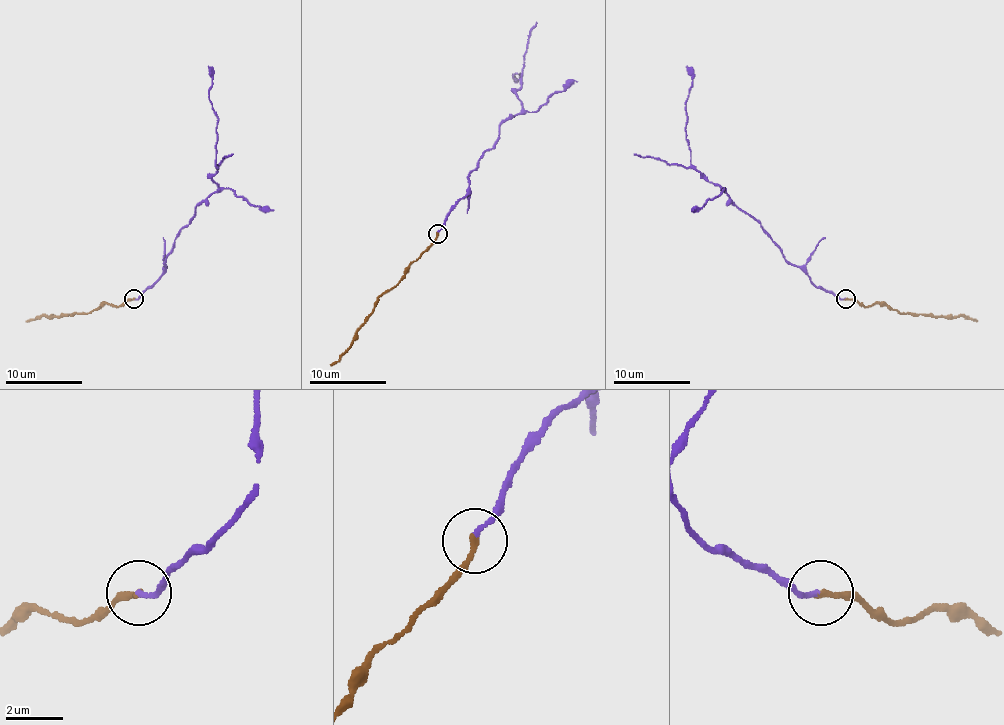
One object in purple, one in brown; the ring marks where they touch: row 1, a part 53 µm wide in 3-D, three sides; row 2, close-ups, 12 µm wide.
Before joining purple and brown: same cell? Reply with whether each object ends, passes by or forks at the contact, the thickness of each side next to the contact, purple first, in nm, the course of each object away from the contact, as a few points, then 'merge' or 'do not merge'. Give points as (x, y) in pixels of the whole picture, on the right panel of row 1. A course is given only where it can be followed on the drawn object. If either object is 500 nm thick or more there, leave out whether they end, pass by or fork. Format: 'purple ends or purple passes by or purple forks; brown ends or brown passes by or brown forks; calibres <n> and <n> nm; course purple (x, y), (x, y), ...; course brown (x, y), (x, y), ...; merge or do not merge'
purple ends; brown ends; calibres 160 and 200 nm; course purple (846, 299), (817, 287), (785, 259), (754, 218), (693, 165), (685, 138), (693, 71), (687, 65); course brown (846, 299), (856, 299), (865, 307), (885, 303), (898, 312), (969, 316), (977, 322); do not merge

